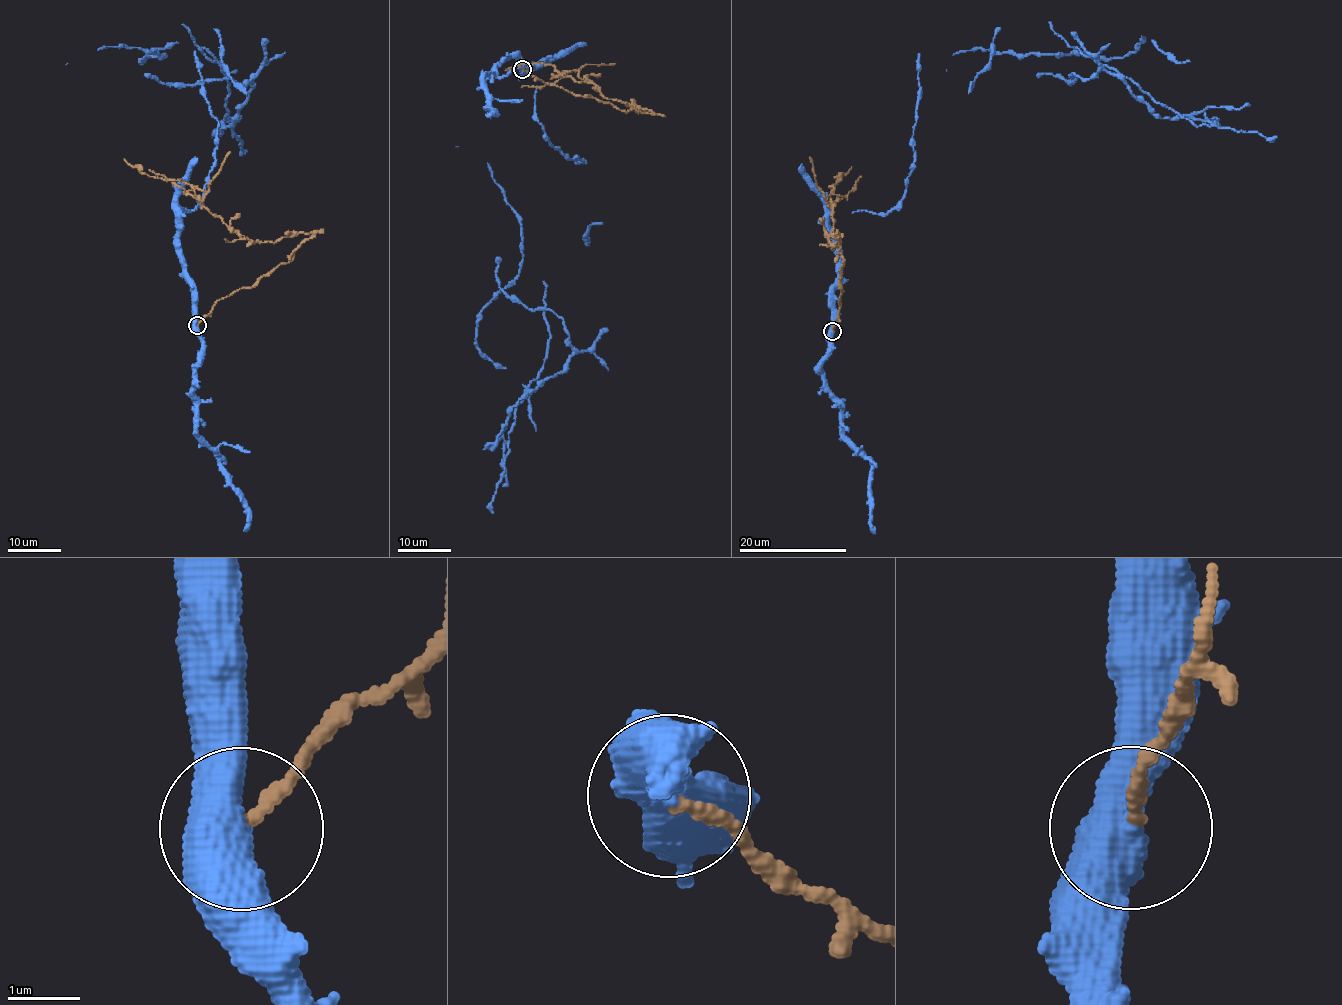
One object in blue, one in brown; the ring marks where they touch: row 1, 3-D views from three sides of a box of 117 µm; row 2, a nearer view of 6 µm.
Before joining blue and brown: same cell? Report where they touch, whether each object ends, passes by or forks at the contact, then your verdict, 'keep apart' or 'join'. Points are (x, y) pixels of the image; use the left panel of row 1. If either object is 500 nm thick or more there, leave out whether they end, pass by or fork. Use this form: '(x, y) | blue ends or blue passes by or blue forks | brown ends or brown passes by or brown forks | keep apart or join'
(197, 325) | keep apart

